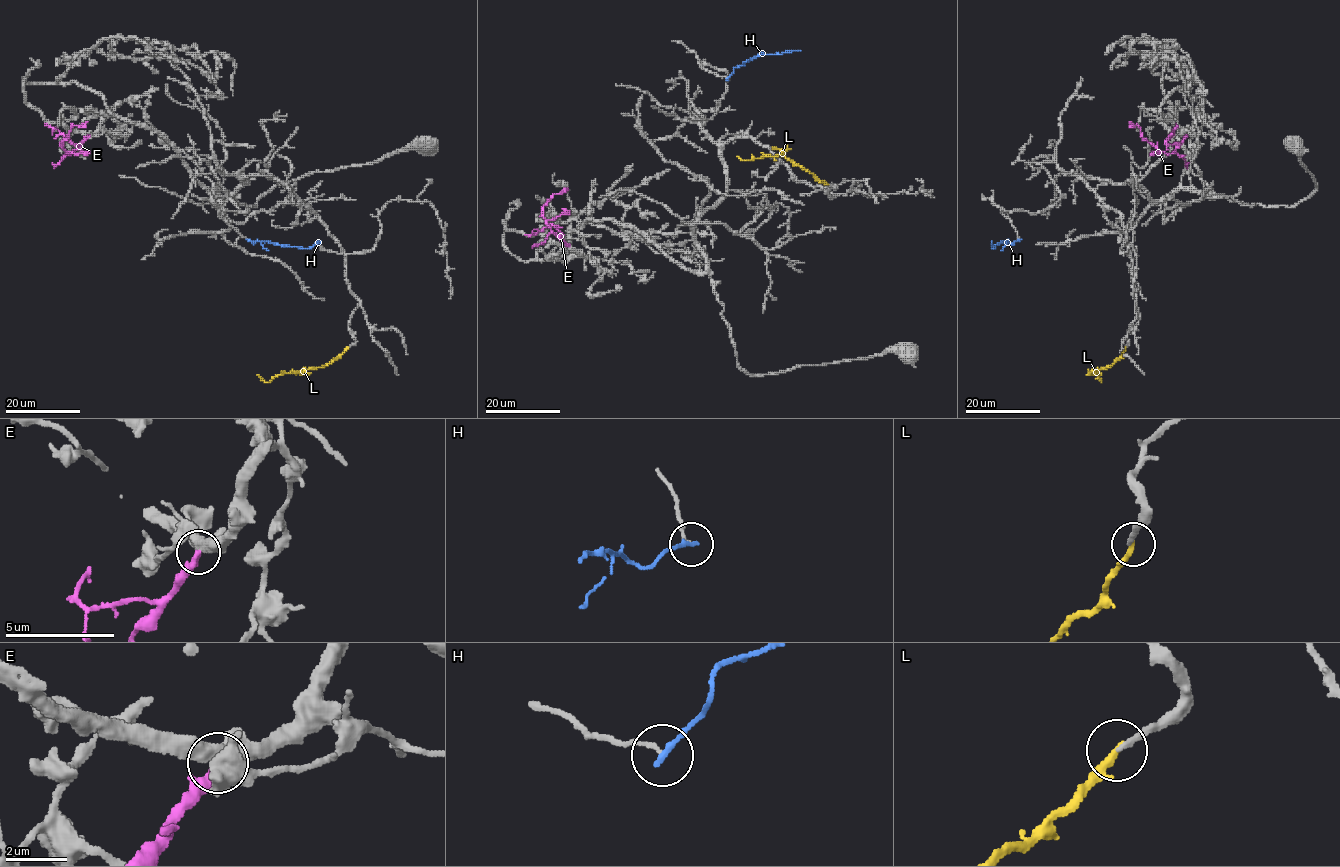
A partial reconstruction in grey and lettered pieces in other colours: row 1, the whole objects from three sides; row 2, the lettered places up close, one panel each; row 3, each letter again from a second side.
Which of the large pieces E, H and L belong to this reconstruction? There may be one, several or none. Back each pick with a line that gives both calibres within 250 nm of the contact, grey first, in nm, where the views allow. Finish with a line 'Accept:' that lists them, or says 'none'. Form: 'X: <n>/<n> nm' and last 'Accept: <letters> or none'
L: 200/180 nm
Accept: L

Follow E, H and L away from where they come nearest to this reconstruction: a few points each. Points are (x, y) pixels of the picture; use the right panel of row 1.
E: (1186, 135), (1170, 154), (1142, 137), (1141, 130), (1129, 121)
H: (1020, 239), (1010, 243), (1002, 241), (993, 248), (991, 241)
L: (1126, 347), (1113, 364), (1095, 371), (1101, 383), (1098, 375)

